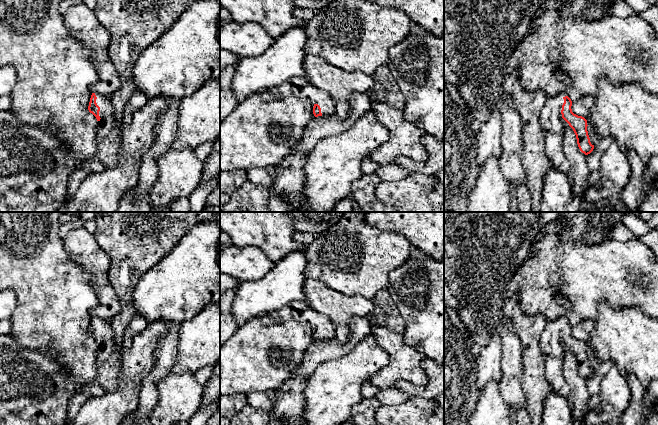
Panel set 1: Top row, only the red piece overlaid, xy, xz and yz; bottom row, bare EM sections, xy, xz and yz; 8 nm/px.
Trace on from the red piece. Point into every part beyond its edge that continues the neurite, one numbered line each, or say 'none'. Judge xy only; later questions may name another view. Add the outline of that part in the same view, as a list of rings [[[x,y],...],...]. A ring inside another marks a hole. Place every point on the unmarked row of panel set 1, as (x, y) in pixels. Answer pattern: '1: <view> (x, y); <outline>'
1: xy (109, 361); [[[95,317],[95,319],[97,321],[96,327],[100,331],[99,340],[101,343],[98,345],[97,352],[96,352],[96,363],[98,366],[98,375],[93,379],[91,384],[100,385],[107,392],[111,392],[111,391],[114,391],[118,386],[117,378],[118,378],[118,374],[122,367],[122,356],[121,356],[121,352],[118,352],[115,350],[114,340],[113,340],[113,332],[112,332],[112,327],[111,327],[110,322],[107,320],[98,318],[98,317]]]

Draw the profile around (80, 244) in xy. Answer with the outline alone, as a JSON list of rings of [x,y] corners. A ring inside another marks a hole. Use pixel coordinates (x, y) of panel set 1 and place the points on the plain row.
[[[84,227],[71,230],[63,242],[68,255],[92,276],[98,299],[92,317],[110,321],[122,309],[122,303],[108,278],[109,256],[97,243],[94,233]]]

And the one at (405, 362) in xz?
[[[380,326],[372,327],[371,333],[377,345],[390,358],[389,363],[371,379],[378,390],[394,388],[399,381],[409,381],[416,385],[425,385],[428,382],[428,376],[421,367],[424,355],[406,345],[402,334]]]

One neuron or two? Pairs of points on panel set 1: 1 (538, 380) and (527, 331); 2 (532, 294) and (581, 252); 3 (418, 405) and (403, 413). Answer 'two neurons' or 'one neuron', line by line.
1: one neuron
2: one neuron
3: one neuron

